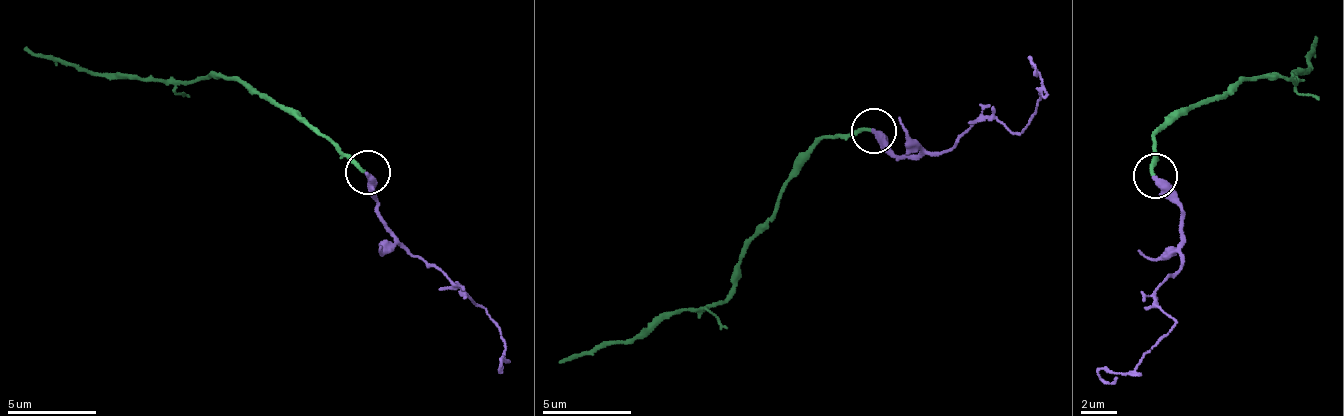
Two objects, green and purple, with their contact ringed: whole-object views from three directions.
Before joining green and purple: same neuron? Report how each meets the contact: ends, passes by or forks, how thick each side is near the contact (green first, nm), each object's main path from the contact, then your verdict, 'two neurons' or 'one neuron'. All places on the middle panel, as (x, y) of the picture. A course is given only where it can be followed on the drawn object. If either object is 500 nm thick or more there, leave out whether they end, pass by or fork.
green ends; purple ends; calibres 200 and 400 nm; course green (870, 130), (812, 149), (713, 303), (559, 361); course purple (874, 130), (895, 154), (936, 157), (982, 119), (1018, 134), (1036, 113), (1043, 89), (1032, 58); one neuron

